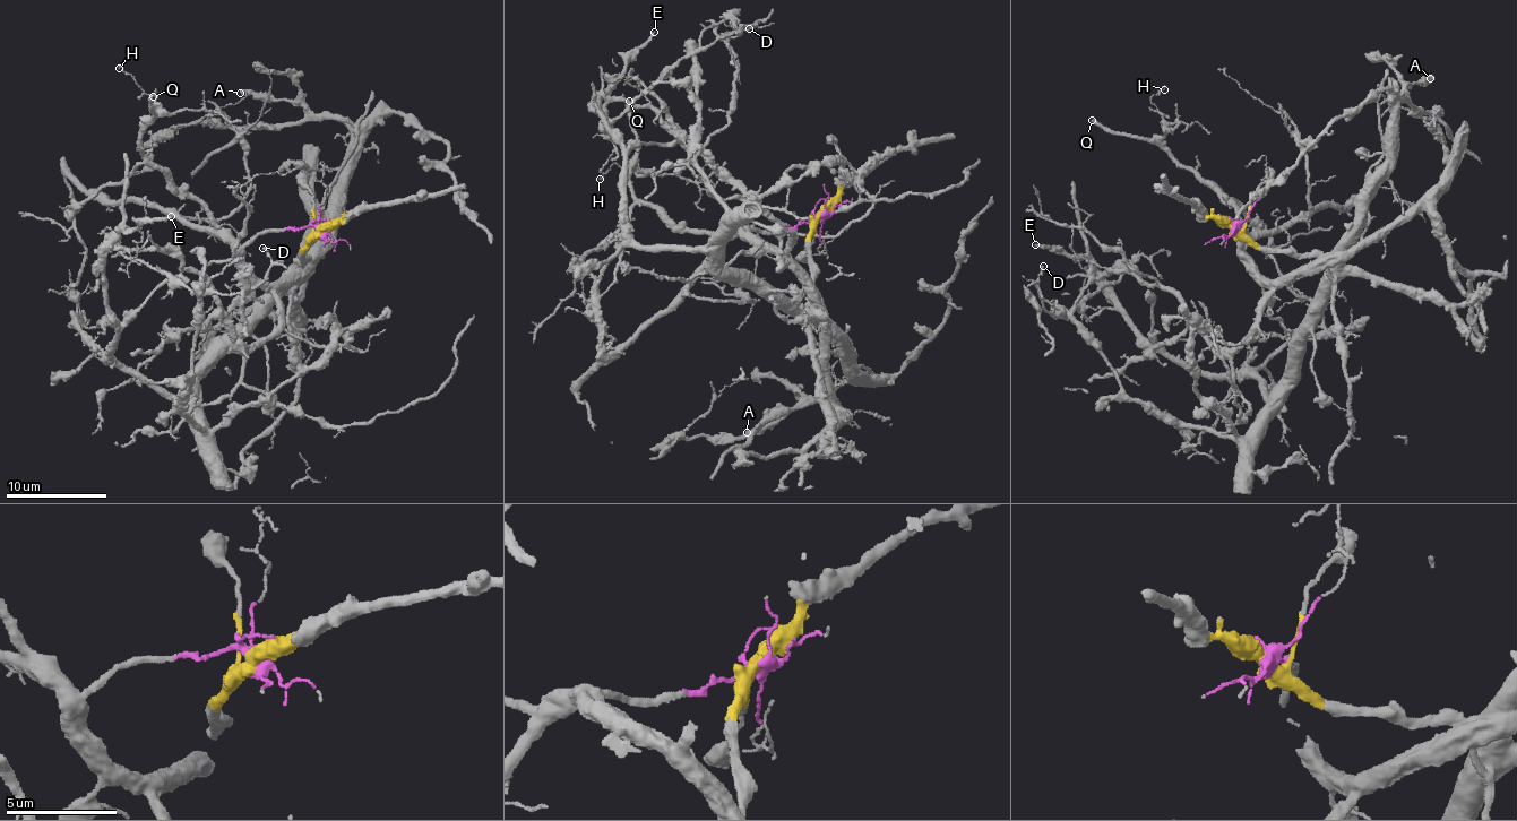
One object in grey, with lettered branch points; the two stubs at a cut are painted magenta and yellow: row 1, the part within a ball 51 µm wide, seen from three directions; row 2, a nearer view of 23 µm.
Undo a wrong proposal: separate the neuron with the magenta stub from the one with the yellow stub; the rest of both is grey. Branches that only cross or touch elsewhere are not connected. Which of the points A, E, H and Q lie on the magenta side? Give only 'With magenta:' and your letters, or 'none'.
With magenta: H, Q

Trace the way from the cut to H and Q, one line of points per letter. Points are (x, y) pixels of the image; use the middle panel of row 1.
H: (819, 216), (759, 231), (682, 231), (634, 191), (629, 175), (639, 174), (636, 169), (613, 162), (600, 178)
Q: (819, 216), (759, 231), (682, 231), (634, 193), (629, 170), (636, 161), (628, 100)

